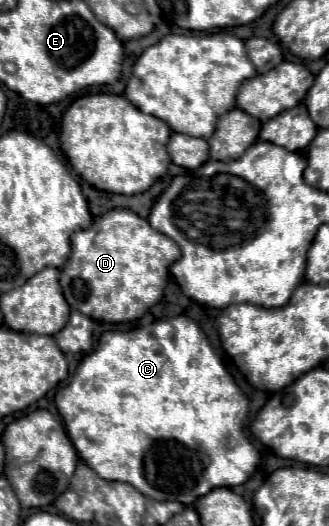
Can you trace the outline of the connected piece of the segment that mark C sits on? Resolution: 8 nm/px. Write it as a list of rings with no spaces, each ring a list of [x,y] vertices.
[[[176,316],[176,318],[168,318],[168,320],[156,320],[150,326],[142,326],[142,328],[134,328],[134,330],[112,330],[112,332],[104,332],[100,336],[98,348],[88,354],[76,368],[74,378],[70,380],[68,386],[62,388],[62,392],[56,392],[56,406],[60,412],[60,394],[62,394],[62,418],[68,430],[68,436],[74,444],[74,448],[78,450],[80,458],[98,472],[98,476],[102,476],[104,480],[120,480],[120,482],[128,482],[134,488],[138,488],[142,494],[154,498],[154,500],[176,500],[182,504],[192,504],[196,498],[208,494],[212,488],[218,486],[236,486],[236,484],[244,484],[252,472],[258,466],[260,454],[254,448],[254,444],[248,440],[248,436],[244,434],[244,418],[248,416],[248,406],[250,400],[244,396],[244,392],[238,388],[238,384],[234,382],[234,378],[230,376],[230,372],[224,368],[224,364],[216,358],[210,342],[206,340],[206,336],[200,332],[198,324],[194,320],[190,320],[188,316]]]

